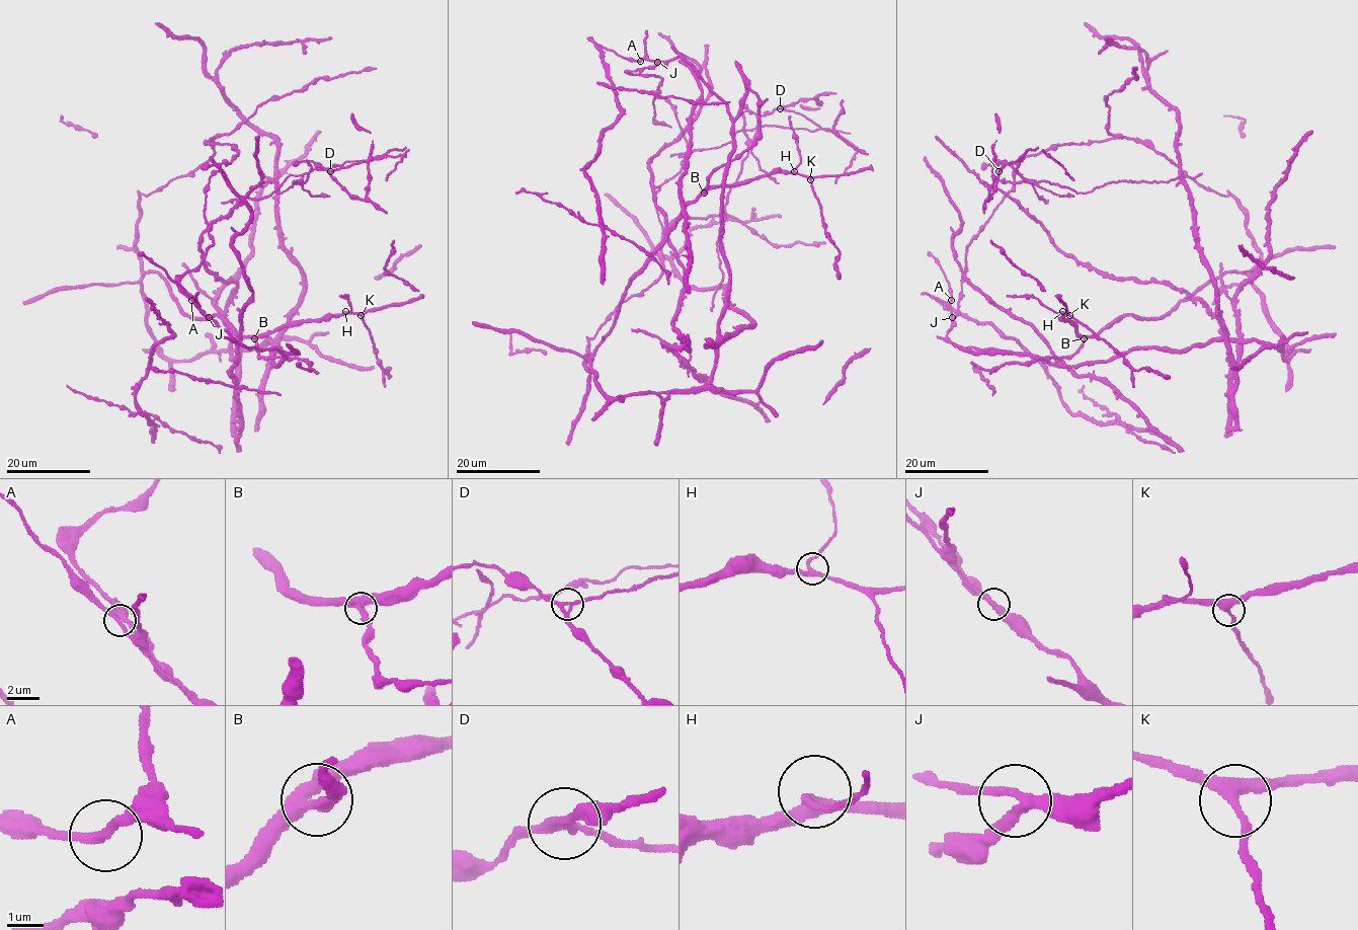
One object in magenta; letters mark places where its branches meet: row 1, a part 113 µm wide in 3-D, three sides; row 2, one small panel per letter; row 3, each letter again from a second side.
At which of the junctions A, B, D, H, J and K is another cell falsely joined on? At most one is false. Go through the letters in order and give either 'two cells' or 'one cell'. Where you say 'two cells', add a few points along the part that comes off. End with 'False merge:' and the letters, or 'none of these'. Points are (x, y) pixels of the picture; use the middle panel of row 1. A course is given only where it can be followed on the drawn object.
A: one cell
B: one cell
D: two cells | (780, 107), (802, 113), (819, 128), (757, 128), (724, 206), (717, 252), (722, 278), (711, 311)
H: one cell
J: one cell
K: one cell
False merge: D

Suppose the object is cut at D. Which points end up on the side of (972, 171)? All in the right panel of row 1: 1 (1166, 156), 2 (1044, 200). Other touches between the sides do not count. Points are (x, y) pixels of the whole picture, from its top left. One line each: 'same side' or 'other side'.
1: same side
2: other side

